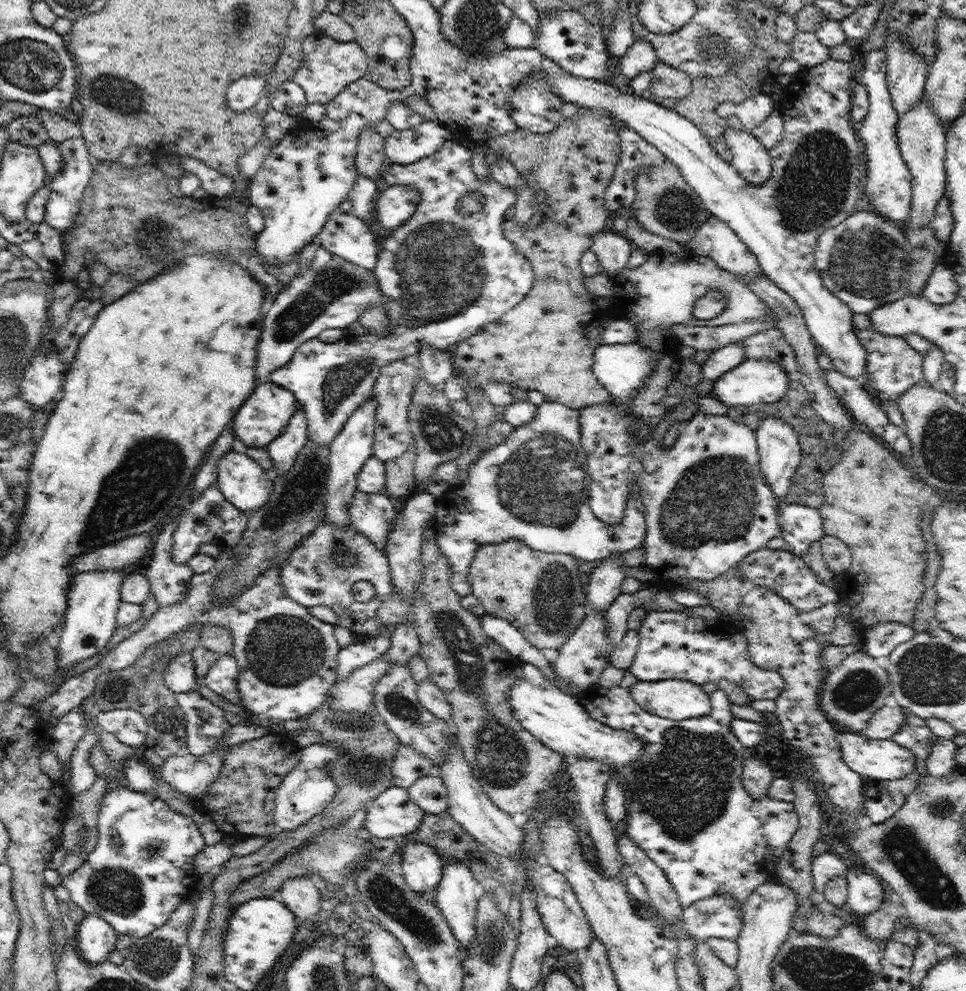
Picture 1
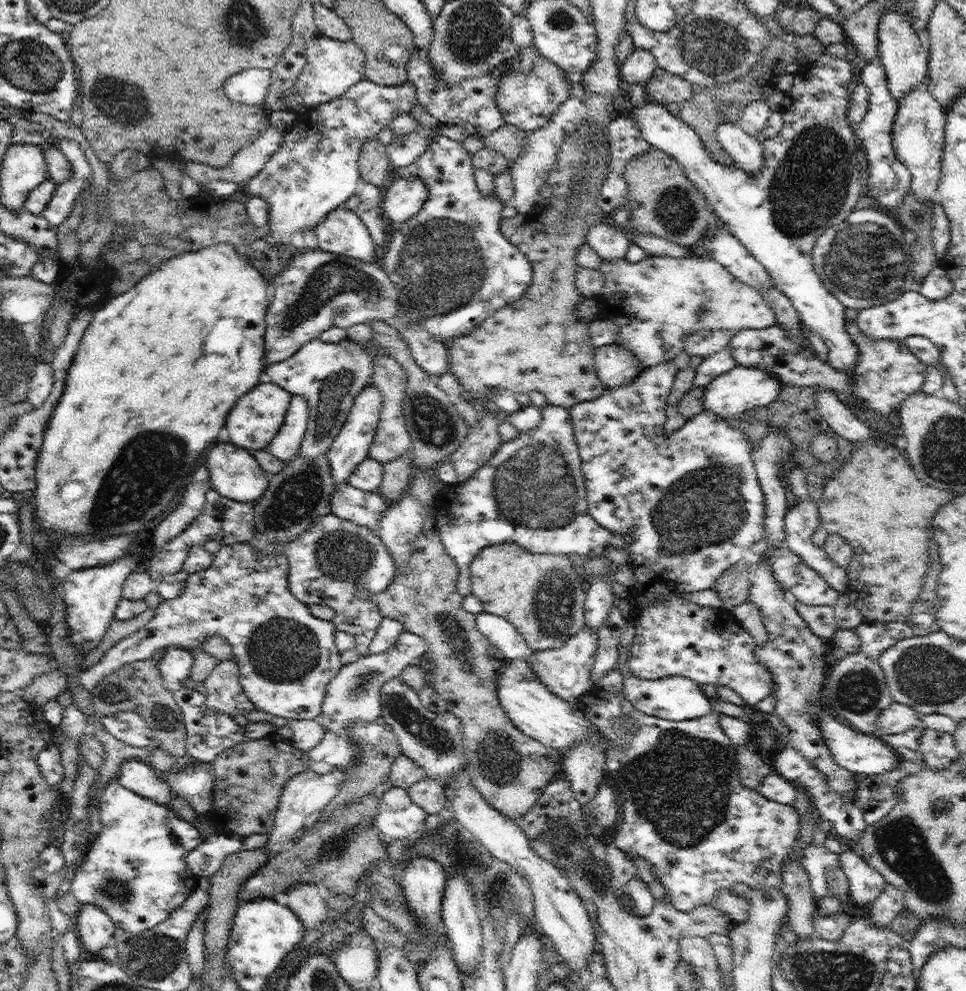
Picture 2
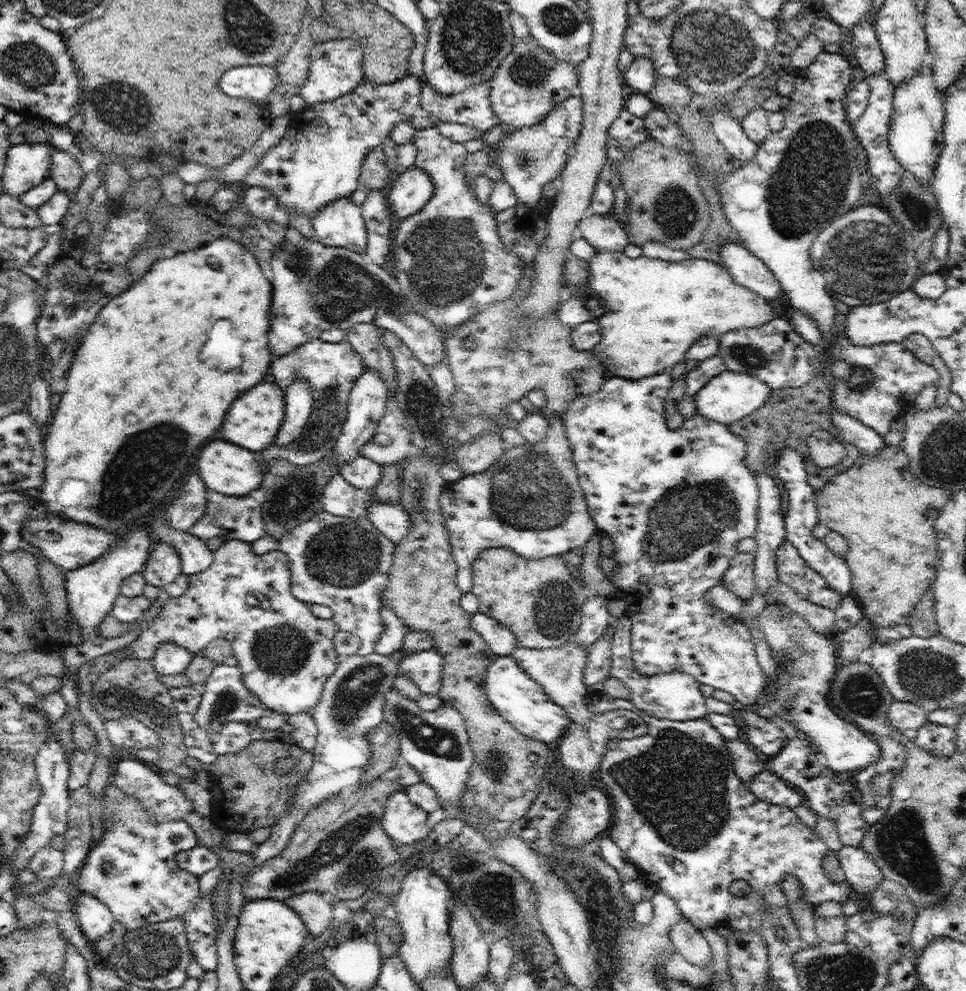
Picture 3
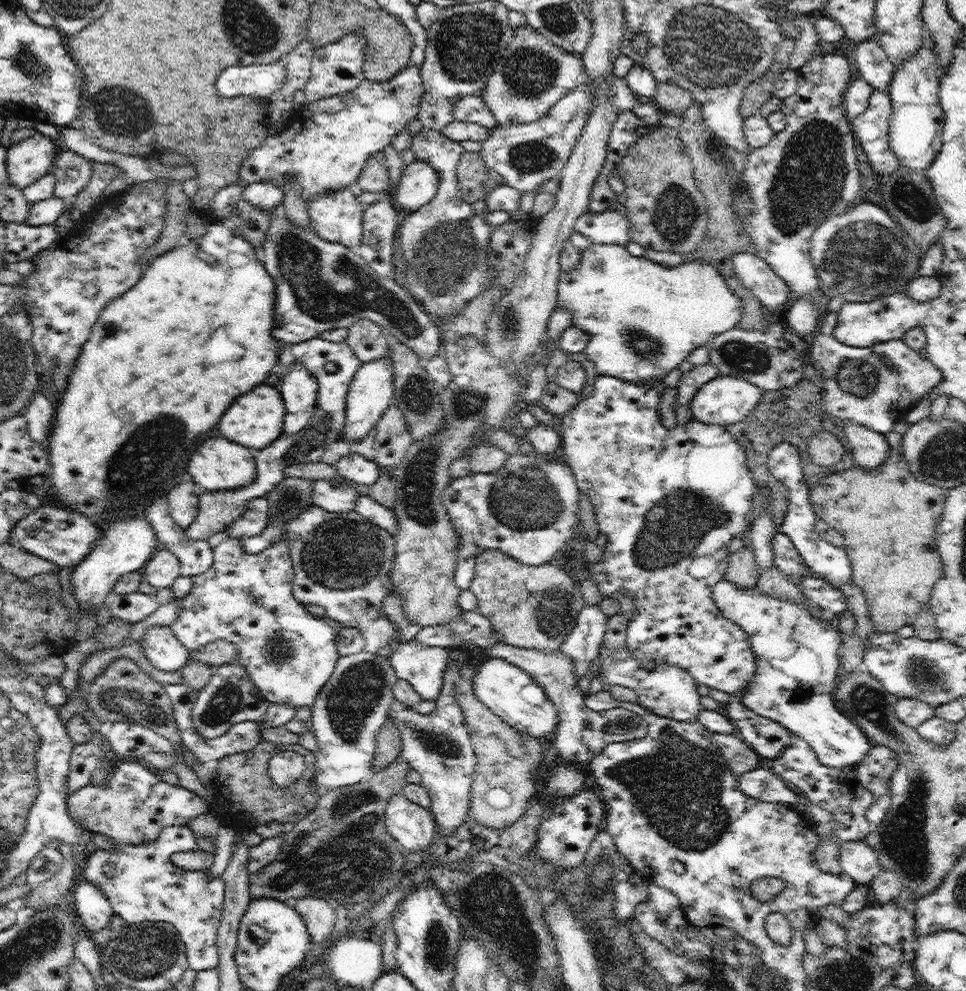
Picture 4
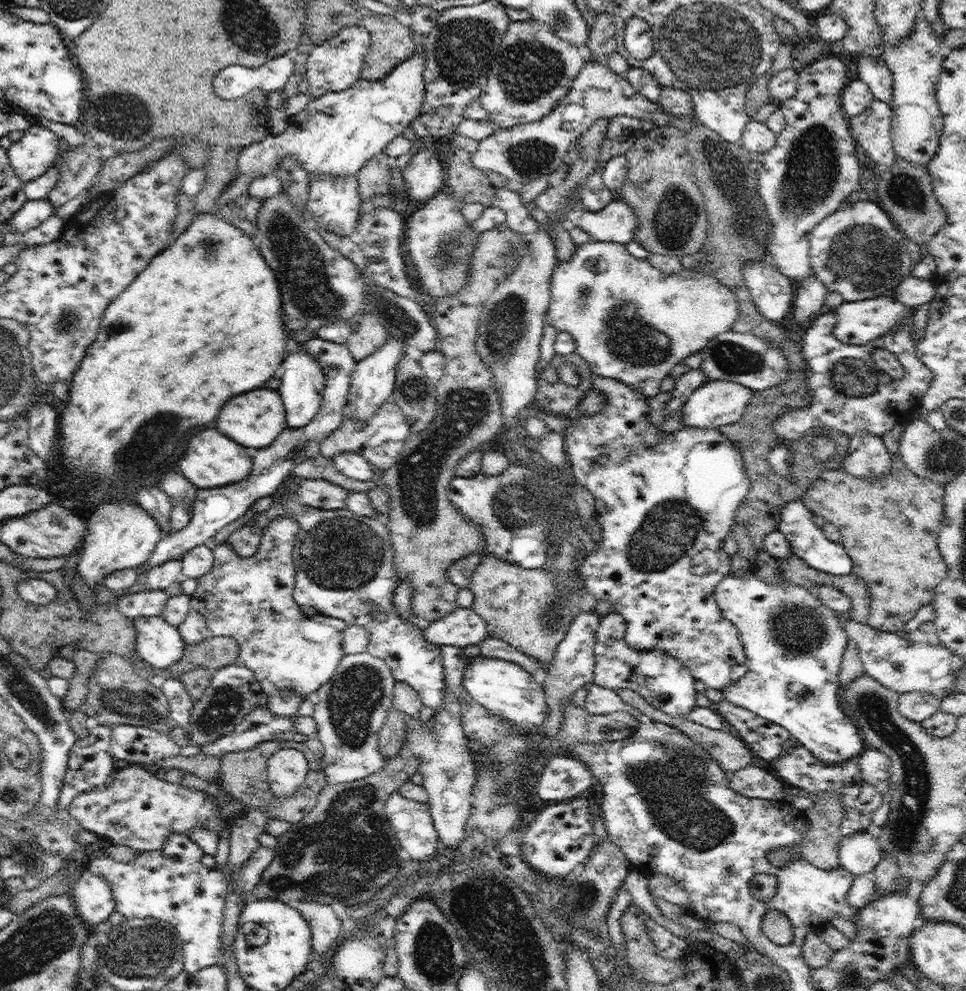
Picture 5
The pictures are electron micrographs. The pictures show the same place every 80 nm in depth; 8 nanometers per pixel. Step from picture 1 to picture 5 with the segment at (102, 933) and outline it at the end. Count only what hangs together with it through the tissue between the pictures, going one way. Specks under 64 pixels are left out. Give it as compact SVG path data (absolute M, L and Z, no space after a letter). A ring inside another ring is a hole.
M86 868L74 884L72 897L80 916L93 930L115 910L109 882L99 874L94 874Z

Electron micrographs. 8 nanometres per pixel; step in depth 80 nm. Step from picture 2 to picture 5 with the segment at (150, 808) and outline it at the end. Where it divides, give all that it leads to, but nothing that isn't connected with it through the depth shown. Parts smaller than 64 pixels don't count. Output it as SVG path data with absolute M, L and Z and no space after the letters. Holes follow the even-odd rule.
M170 834L162 850L138 851L131 861L114 861L107 856L88 865L111 886L115 910L126 918L156 918L169 922L183 942L183 970L195 973L223 960L222 923L228 894L227 876L203 866L202 848L186 834Z

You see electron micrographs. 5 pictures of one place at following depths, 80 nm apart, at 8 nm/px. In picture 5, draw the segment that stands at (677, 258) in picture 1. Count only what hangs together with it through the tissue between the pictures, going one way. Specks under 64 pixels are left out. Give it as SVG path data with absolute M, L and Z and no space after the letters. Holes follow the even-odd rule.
M591 240L577 247L574 257L566 263L558 261L558 265L552 271L550 279L550 305L547 310L547 322L556 327L558 332L567 332L575 340L575 352L582 361L590 366L590 372L593 377L613 378L616 381L623 382L631 389L639 390L644 396L652 397L660 392L661 380L670 375L670 371L678 364L683 363L686 358L694 356L700 352L713 338L718 334L725 333L733 328L733 324L739 317L739 305L736 296L724 284L716 280L715 276L704 274L702 270L682 270L680 274L664 274L654 268L647 260L638 260L634 258L626 249L624 244L614 242L599 242Z

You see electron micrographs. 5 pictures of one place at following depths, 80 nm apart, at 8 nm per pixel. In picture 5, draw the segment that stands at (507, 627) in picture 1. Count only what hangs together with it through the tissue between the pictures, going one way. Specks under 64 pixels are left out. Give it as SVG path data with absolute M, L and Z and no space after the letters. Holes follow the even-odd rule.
M458 607L448 616L432 621L424 630L424 638L440 646L466 647L489 637L486 621L471 608Z

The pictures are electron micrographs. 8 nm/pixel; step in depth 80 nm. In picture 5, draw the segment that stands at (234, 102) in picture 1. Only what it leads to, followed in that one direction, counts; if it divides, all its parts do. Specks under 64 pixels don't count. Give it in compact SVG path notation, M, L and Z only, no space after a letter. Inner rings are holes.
M289 52L265 62L260 68L252 69L244 66L228 66L220 70L214 78L214 92L224 100L234 100L243 97L254 88L261 88L266 94L280 91L286 86L290 76L294 74L294 52Z

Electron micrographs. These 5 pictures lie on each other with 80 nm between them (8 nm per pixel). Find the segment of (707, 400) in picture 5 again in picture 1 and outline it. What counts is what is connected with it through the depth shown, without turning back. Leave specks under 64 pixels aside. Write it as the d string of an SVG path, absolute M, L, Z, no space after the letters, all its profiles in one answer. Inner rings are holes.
M745 360L737 368L717 378L712 393L724 405L730 407L748 406L760 402L776 402L786 394L789 377L784 368L770 360Z

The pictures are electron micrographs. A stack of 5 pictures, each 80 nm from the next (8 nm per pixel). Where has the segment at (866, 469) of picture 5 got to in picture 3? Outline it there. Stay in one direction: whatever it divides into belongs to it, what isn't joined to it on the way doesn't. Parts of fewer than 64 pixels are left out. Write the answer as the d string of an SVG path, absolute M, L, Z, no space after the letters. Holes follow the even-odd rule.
M838 409L829 410L833 425L840 434L840 439L856 446L860 453L876 455L886 445L883 435L878 434L873 428L862 424L858 419Z

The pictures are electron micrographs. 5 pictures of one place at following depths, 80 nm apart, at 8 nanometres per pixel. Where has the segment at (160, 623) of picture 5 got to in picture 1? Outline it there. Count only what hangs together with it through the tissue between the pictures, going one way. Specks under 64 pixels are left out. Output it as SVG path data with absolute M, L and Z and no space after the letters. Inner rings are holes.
M188 652L172 658L163 675L166 686L175 693L196 691L198 686L195 662Z

